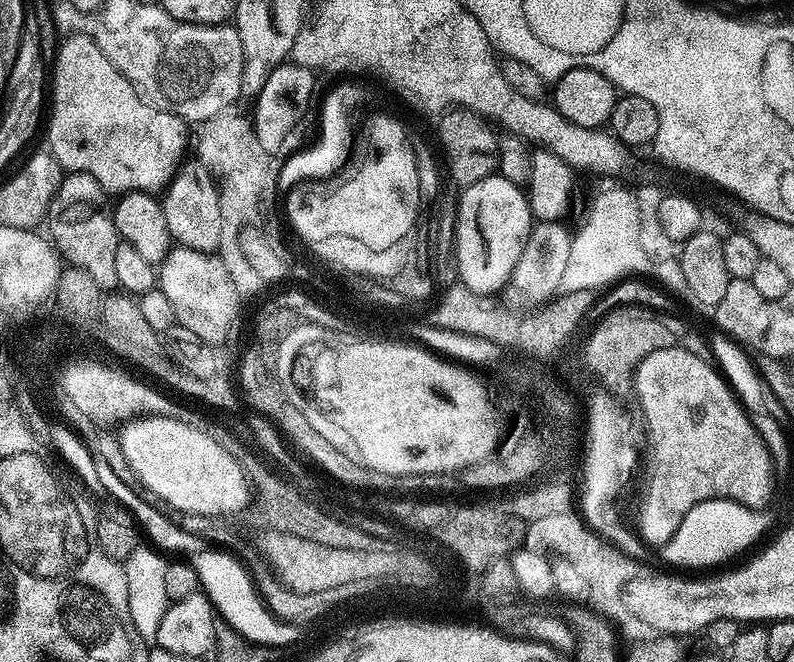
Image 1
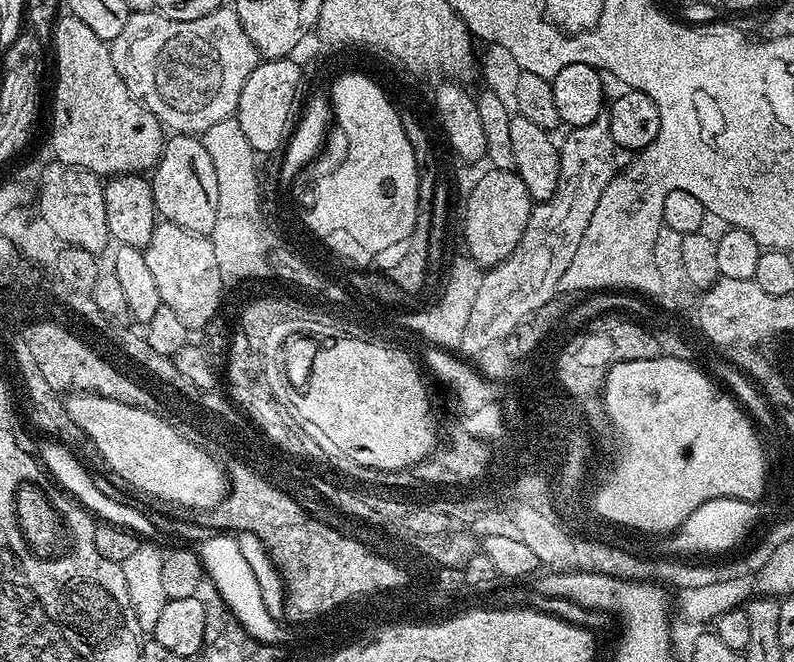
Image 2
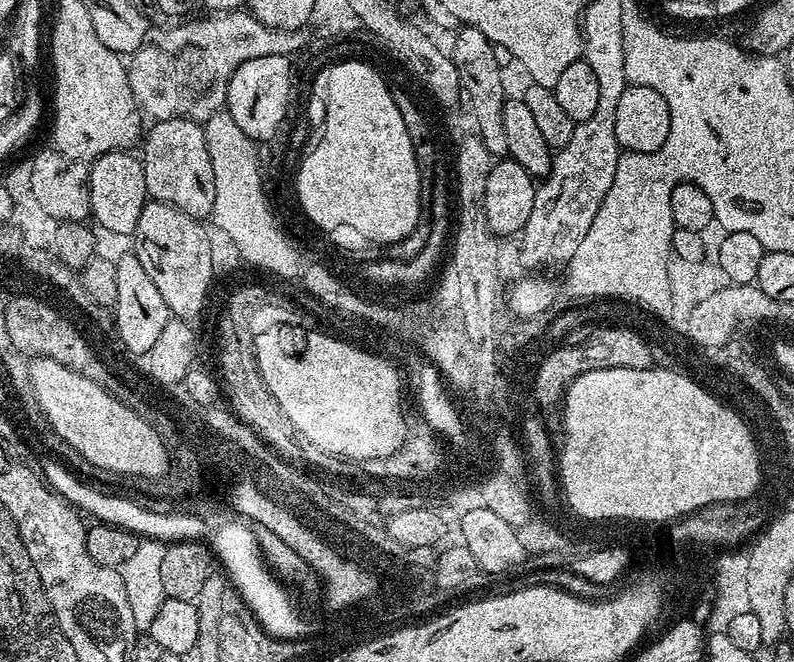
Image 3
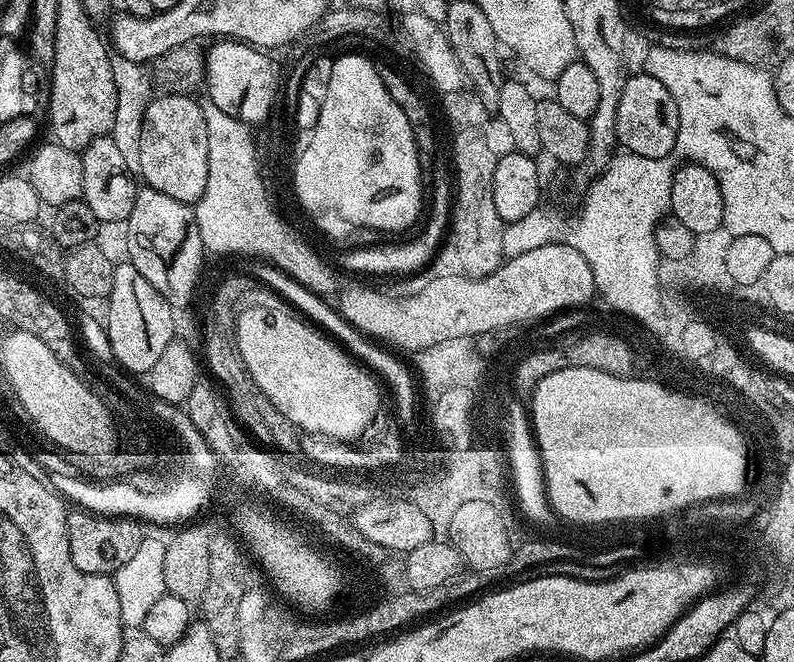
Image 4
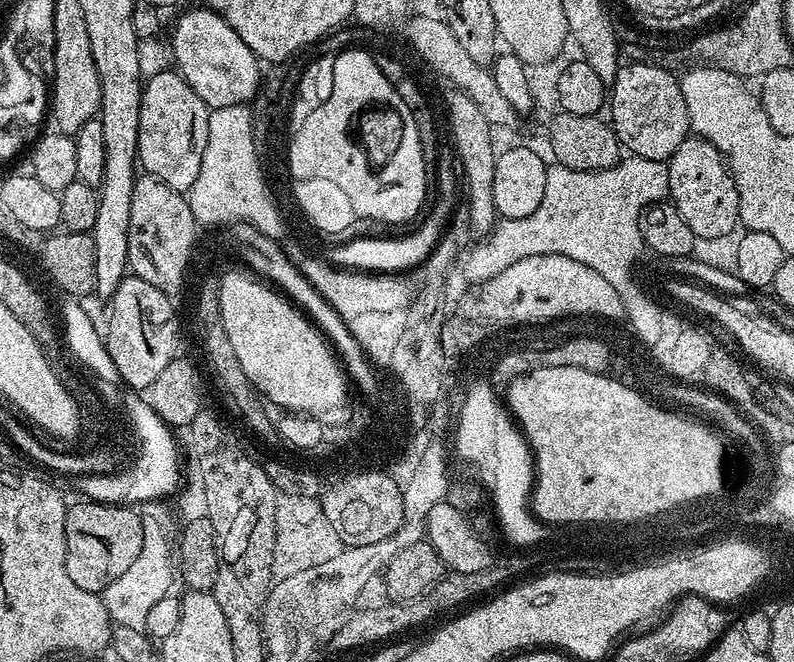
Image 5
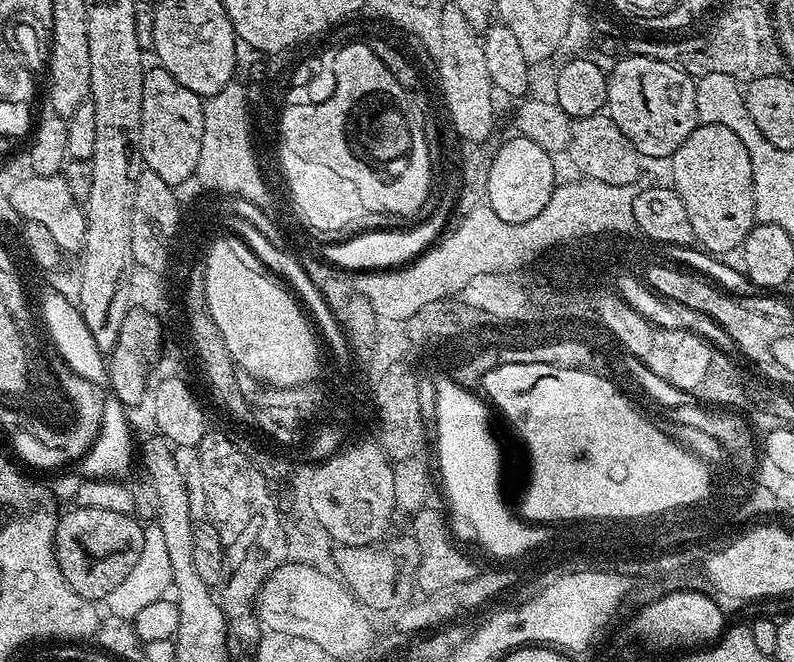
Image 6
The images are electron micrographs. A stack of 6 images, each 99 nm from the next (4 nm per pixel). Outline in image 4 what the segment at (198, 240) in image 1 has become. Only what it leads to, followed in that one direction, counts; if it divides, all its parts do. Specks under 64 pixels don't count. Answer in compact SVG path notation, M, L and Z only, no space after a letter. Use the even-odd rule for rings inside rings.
M168 90L165 96L153 95L146 106L142 126L142 146L139 151L141 170L139 179L147 187L162 190L169 198L195 206L206 190L208 173L208 139L206 118L201 101L188 94ZM144 179L144 180L143 180Z

